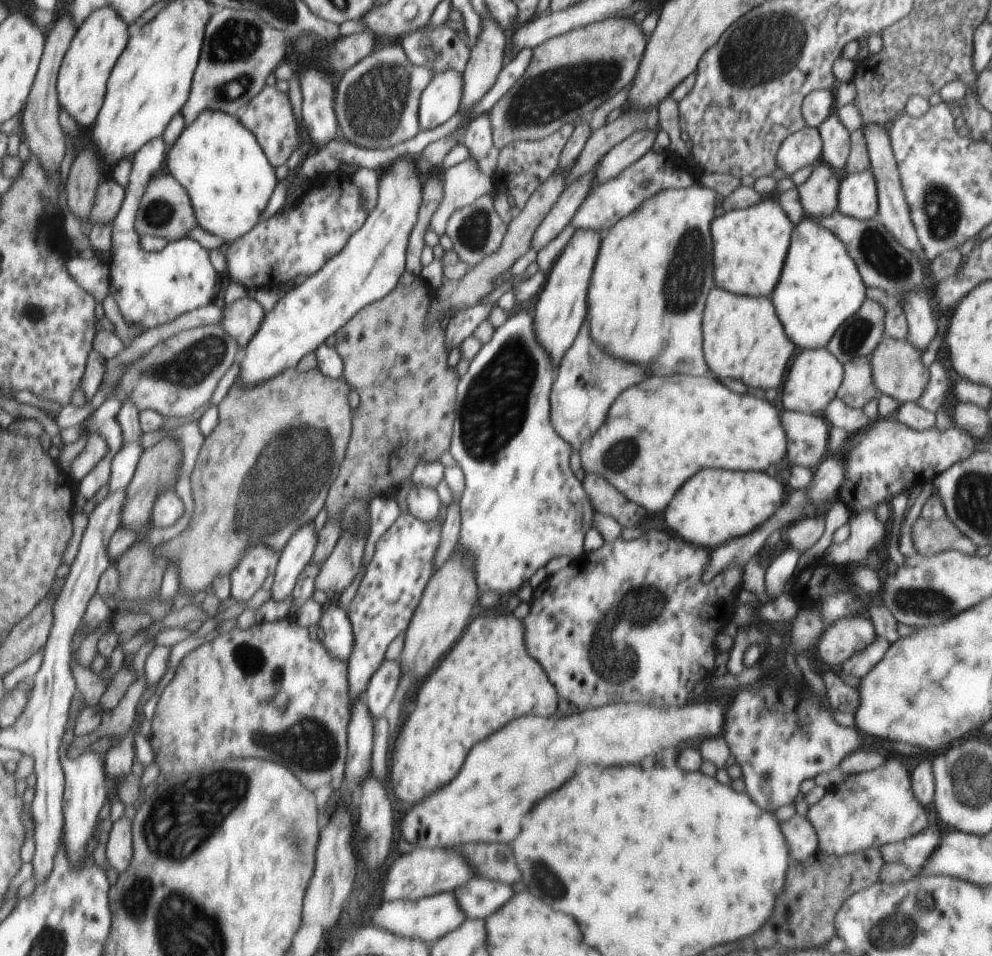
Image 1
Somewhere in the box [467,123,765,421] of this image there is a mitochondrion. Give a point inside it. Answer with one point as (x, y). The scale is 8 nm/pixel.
(690, 259)

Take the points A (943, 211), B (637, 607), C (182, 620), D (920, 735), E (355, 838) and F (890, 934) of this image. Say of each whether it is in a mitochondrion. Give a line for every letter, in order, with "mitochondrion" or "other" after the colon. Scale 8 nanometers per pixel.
A: mitochondrion
B: mitochondrion
C: other
D: other
E: other
F: mitochondrion

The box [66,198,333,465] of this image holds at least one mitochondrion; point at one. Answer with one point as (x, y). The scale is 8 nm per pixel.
(198, 361)

